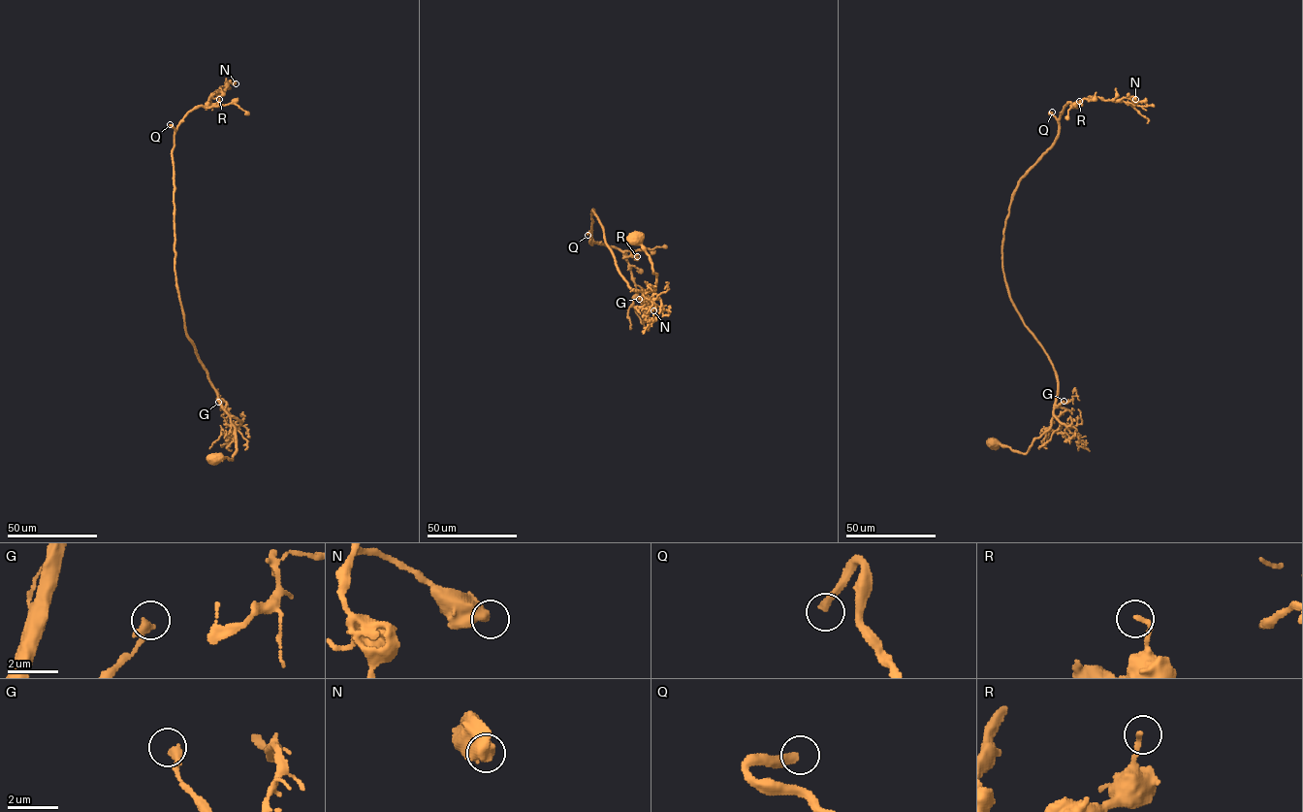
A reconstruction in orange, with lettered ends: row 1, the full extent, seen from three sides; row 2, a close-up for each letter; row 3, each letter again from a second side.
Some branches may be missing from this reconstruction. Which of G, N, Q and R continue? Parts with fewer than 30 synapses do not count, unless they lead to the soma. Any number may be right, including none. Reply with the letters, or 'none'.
Q

